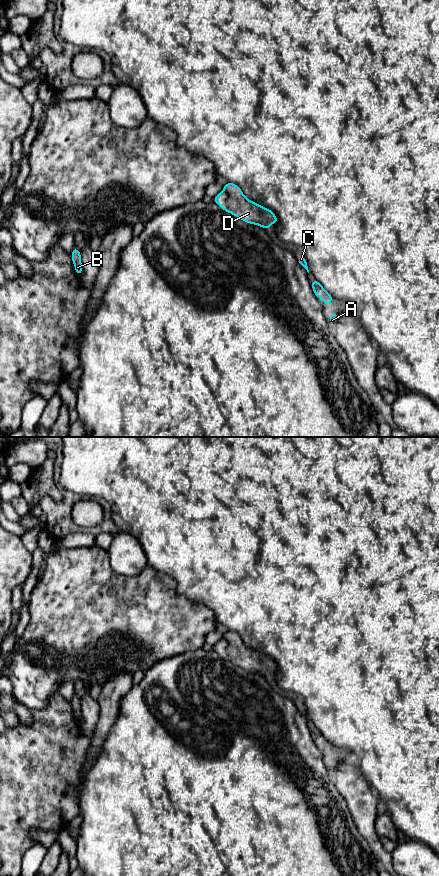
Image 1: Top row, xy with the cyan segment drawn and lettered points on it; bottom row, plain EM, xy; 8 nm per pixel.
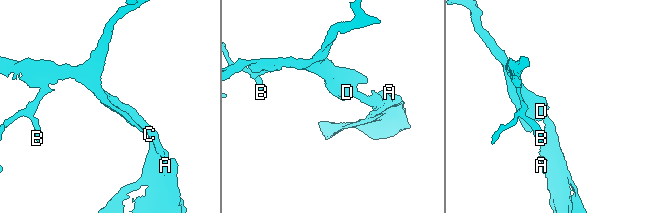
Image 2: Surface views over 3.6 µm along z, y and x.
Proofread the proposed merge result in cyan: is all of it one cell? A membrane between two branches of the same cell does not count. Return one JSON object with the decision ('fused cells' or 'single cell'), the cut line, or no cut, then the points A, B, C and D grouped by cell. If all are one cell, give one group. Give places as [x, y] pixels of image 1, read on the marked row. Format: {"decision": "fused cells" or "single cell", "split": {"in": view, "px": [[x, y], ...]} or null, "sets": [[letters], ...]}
{"decision": "single cell", "split": null, "sets": [["A", "B", "C", "D"]]}

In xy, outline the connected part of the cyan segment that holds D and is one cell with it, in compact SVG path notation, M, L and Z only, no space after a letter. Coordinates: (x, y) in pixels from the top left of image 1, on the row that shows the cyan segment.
M228 182L224 185L222 192L213 199L224 211L263 229L271 229L272 222L275 225L278 223L276 215L271 210L247 199L234 183Z

